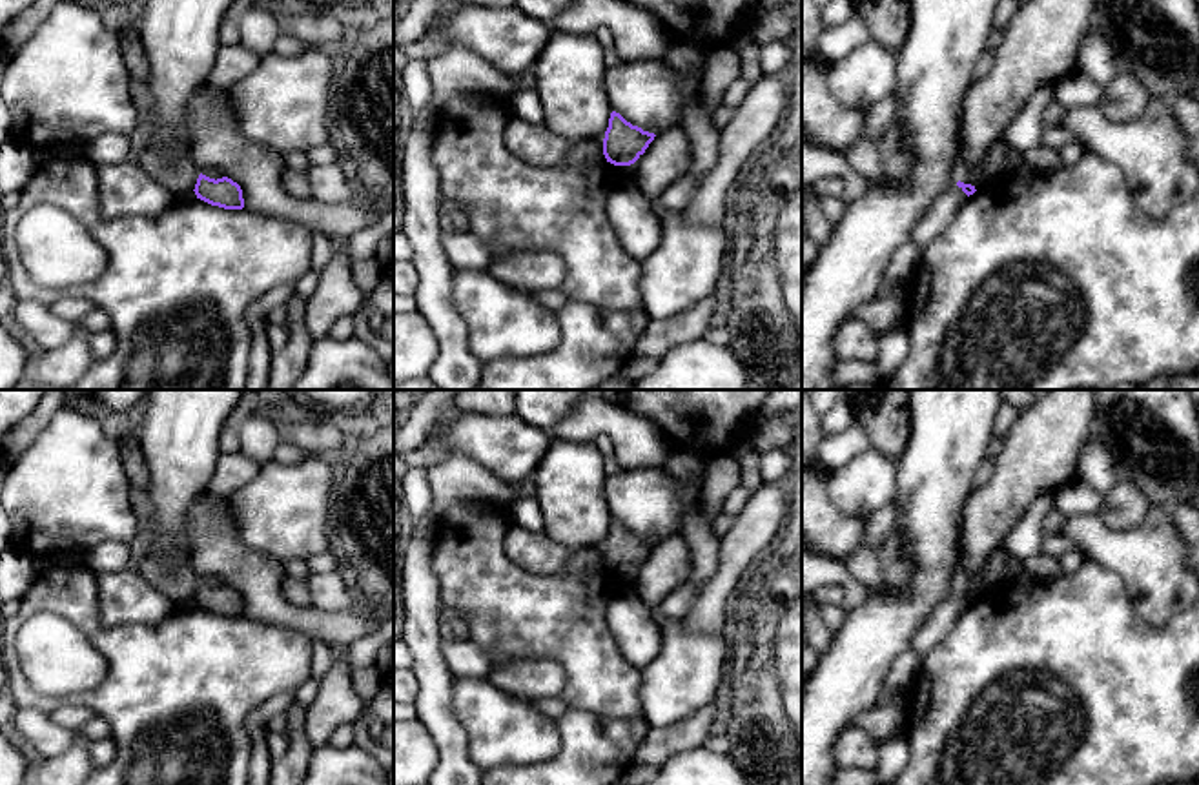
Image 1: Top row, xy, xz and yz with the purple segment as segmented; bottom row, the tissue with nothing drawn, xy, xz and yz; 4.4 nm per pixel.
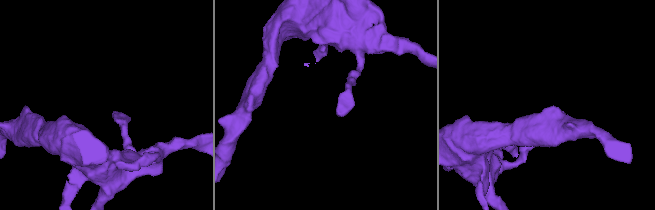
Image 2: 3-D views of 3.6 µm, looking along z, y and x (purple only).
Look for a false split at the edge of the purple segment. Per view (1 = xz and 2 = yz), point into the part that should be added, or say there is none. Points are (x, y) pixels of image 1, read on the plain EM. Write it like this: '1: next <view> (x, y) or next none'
1: next none
2: next none

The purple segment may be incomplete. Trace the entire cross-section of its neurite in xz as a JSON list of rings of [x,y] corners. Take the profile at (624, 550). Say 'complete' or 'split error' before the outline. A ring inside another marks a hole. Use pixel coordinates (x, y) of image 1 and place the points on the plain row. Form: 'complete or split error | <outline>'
complete | [[[612,519],[603,546],[603,563],[614,574],[630,574],[645,561],[654,545]]]

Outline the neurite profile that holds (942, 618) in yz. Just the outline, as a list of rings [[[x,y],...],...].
[[[955,594],[937,607],[931,616],[918,627],[911,639],[909,650],[913,650],[920,659],[924,659],[931,648],[951,630],[957,617],[968,603],[962,596]]]

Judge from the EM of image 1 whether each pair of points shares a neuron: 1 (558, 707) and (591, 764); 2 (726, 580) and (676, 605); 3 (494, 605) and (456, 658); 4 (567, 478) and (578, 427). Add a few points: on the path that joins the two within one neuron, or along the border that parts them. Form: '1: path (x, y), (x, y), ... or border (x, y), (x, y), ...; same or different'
1: border (569, 709), (556, 720); different
2: border (702, 585), (693, 605), (680, 618); different
3: border (469, 640), (478, 643), (494, 665); different
4: border (553, 436), (593, 443); different

